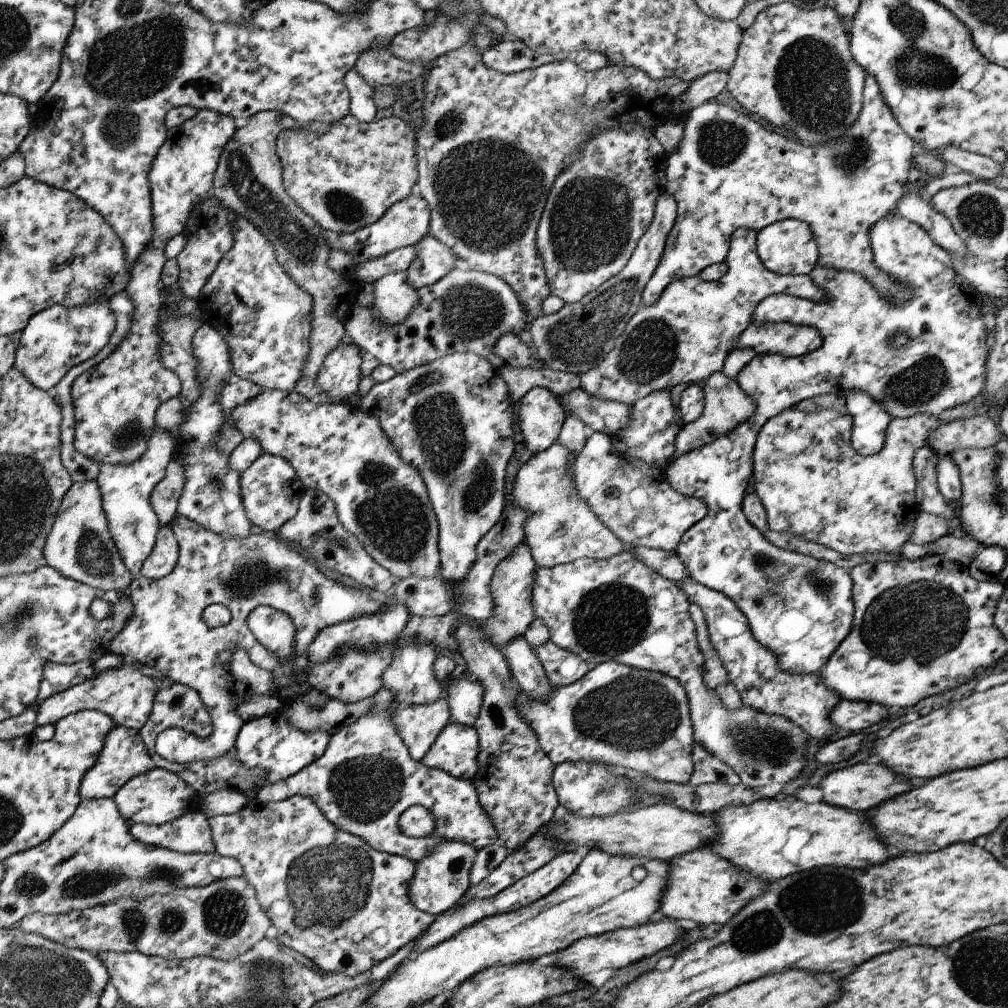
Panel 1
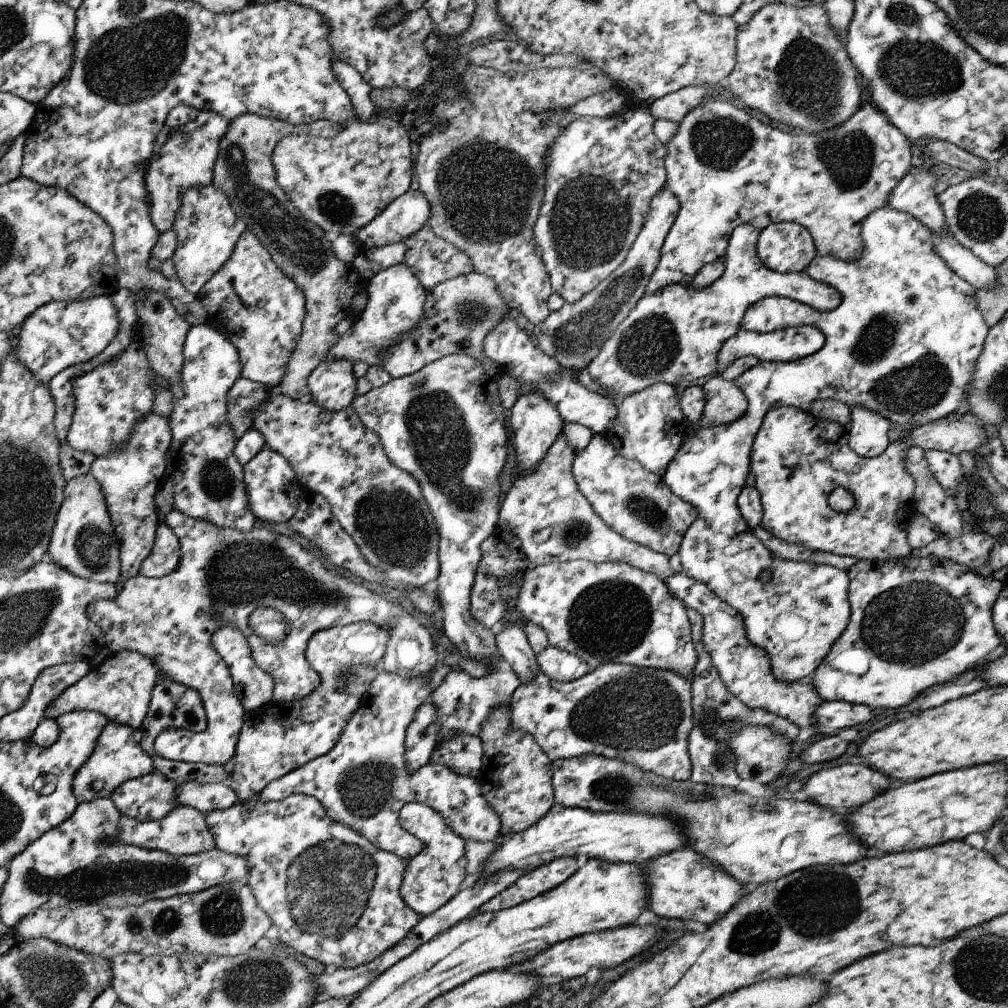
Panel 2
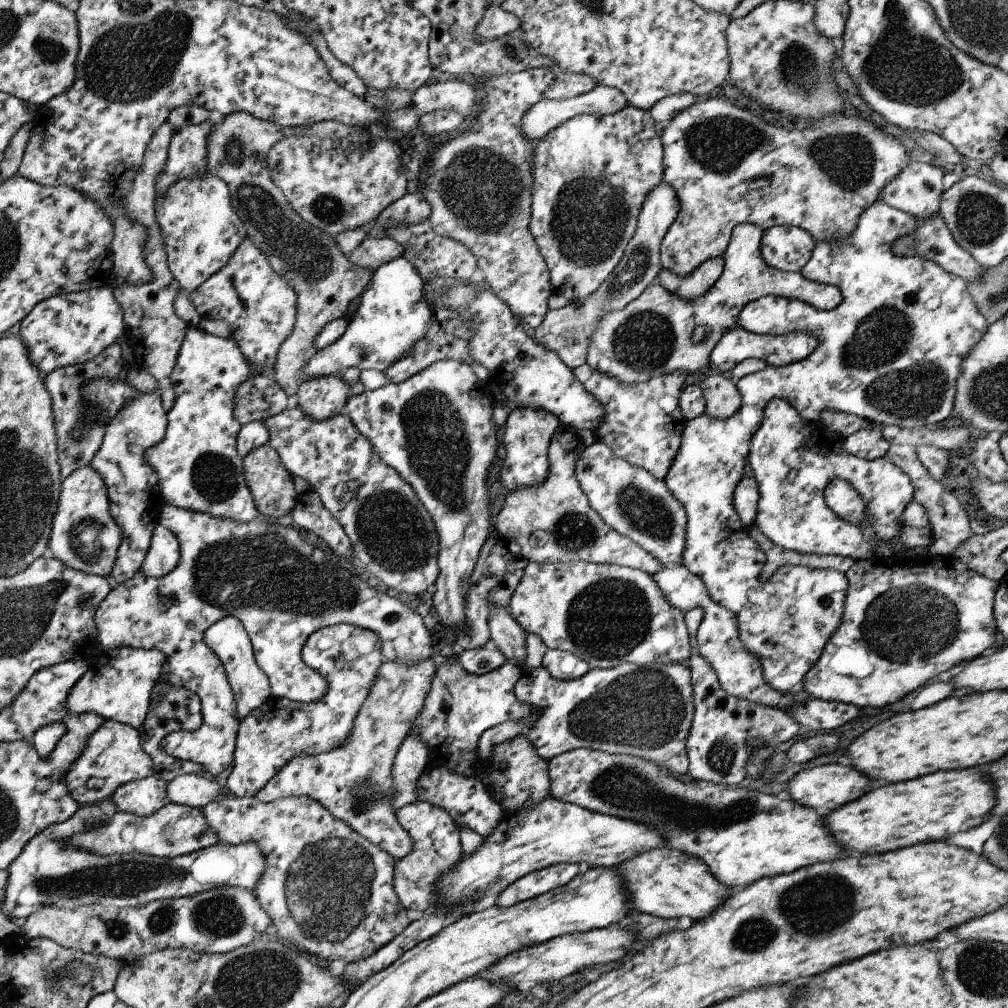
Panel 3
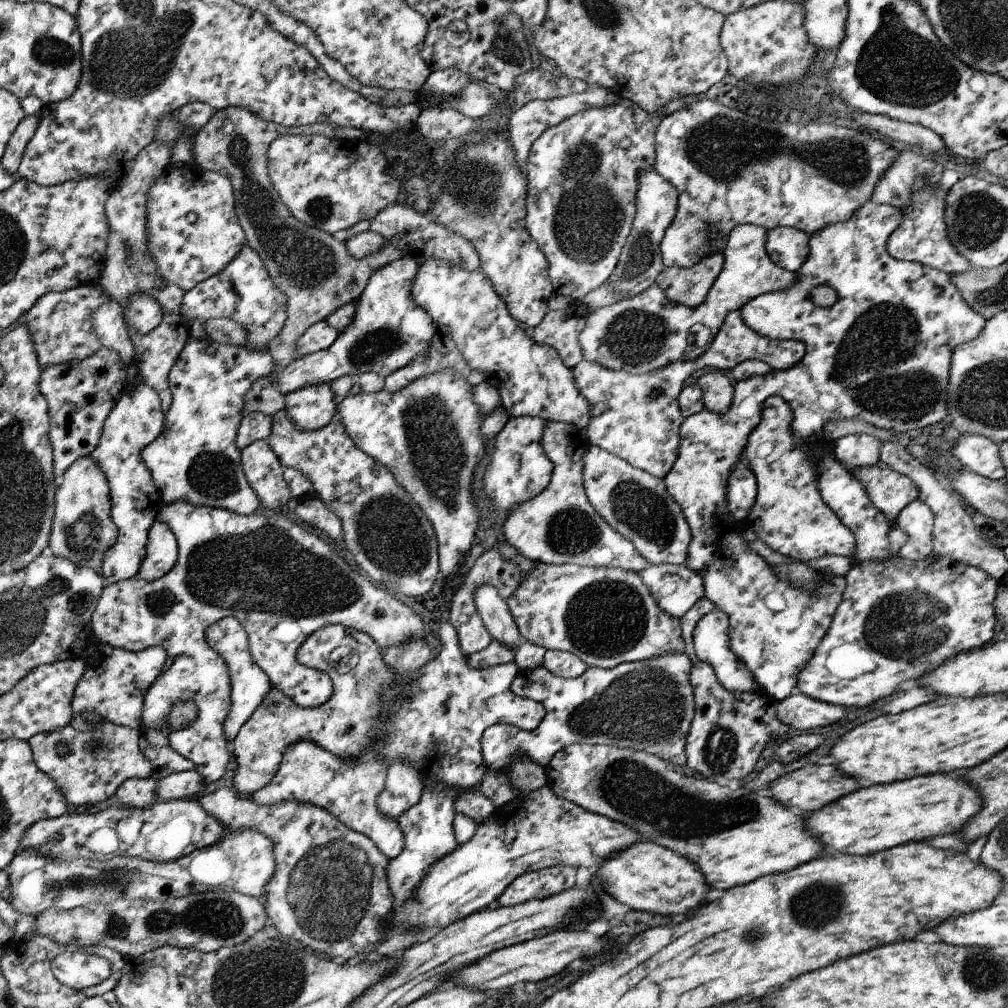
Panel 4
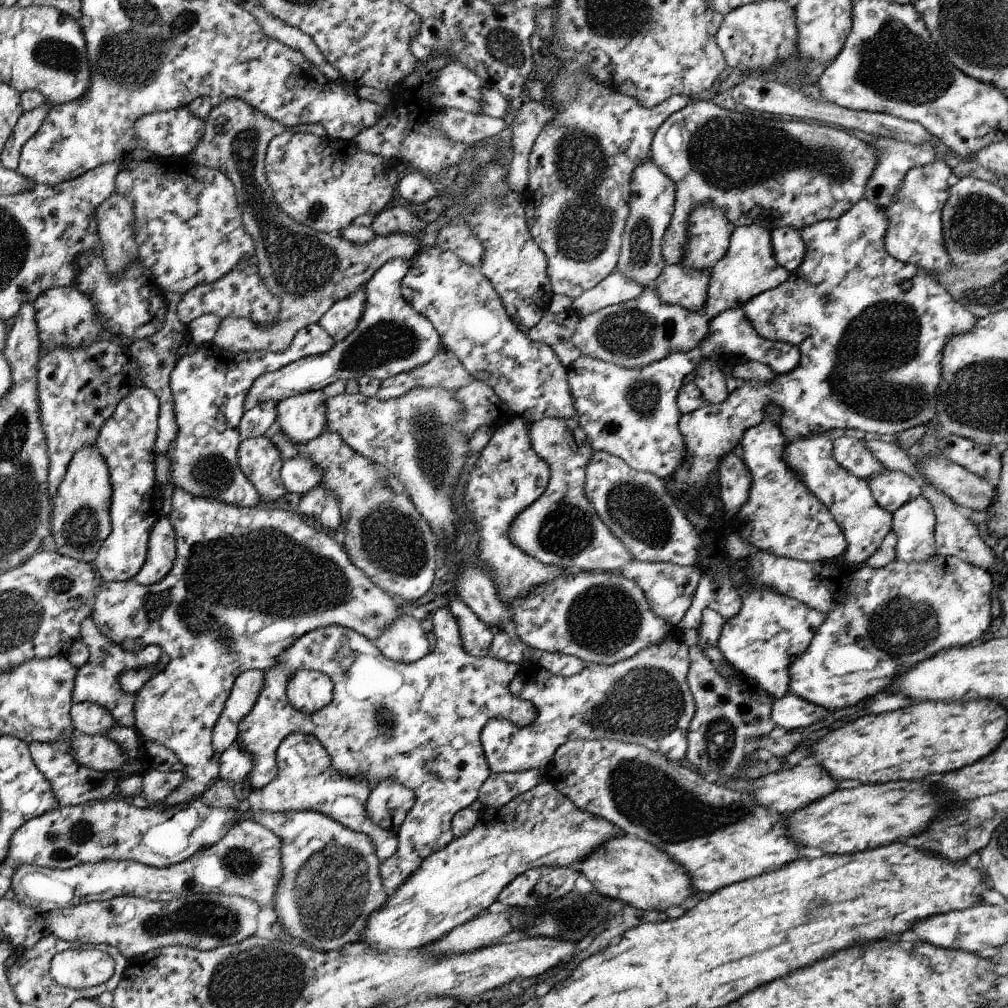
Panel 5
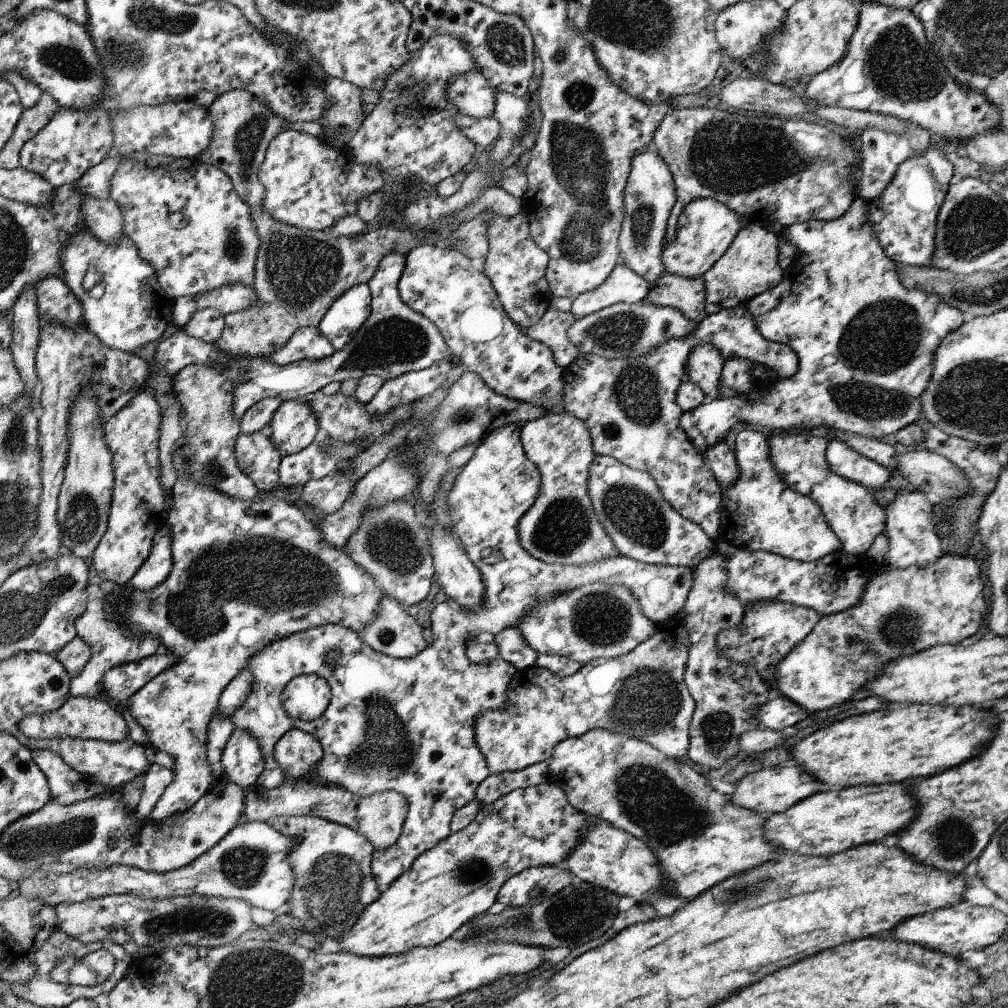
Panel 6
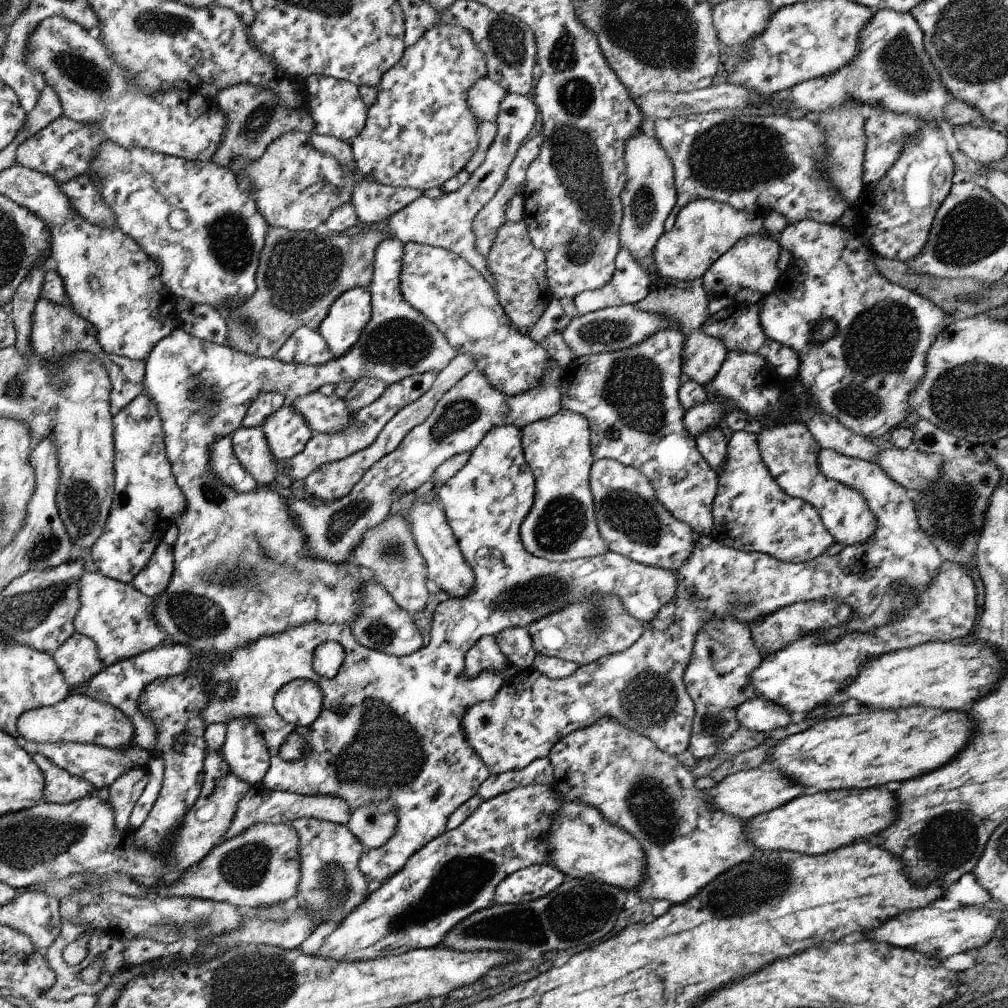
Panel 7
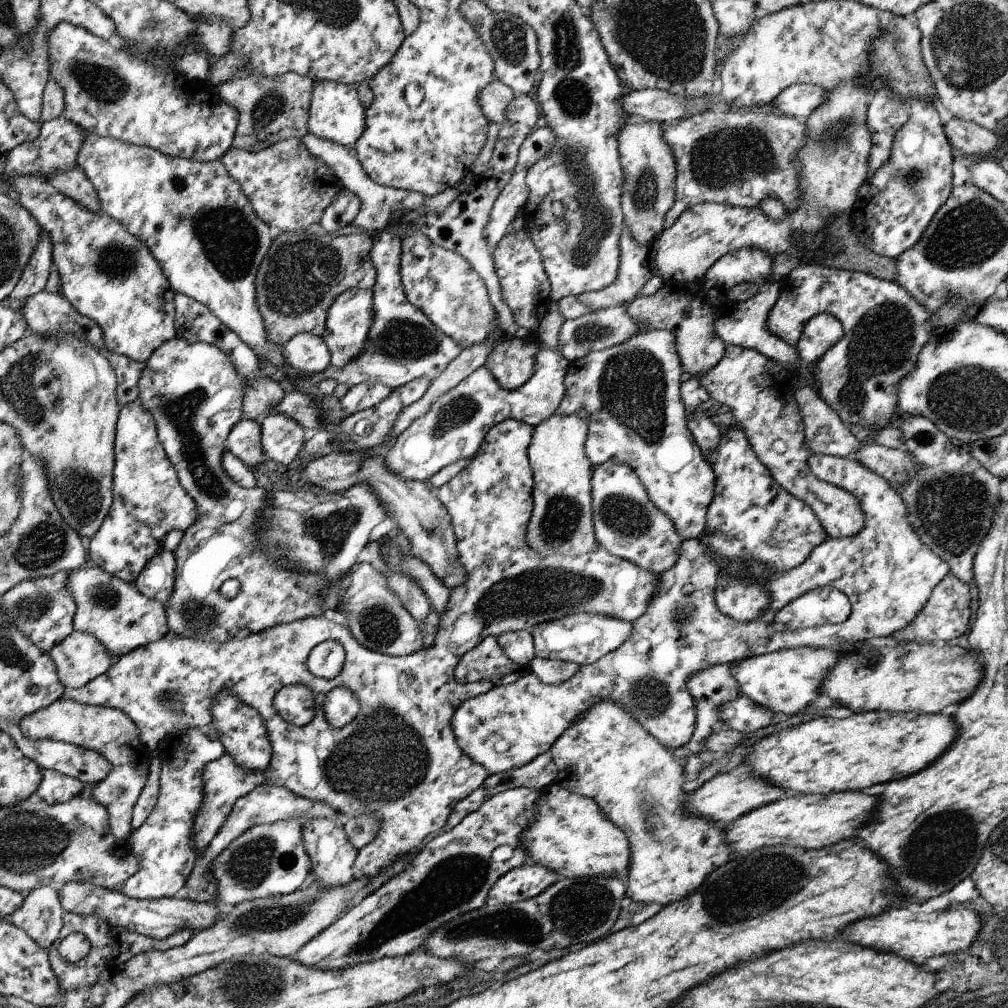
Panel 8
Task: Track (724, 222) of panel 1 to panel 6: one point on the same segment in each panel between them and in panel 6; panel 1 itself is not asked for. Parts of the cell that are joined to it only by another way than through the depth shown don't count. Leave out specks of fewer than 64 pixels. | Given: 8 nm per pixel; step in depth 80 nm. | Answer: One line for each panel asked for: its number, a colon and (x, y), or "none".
2: (726, 168)
3: (726, 166)
4: (728, 169)
5: (775, 174)
6: (769, 170)

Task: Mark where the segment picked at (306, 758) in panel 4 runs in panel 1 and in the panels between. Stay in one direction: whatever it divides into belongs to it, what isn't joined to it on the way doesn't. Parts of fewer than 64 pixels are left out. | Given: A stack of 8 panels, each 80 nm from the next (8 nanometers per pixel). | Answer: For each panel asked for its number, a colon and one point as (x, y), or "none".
1: (364, 782)
2: (361, 782)
3: (355, 783)

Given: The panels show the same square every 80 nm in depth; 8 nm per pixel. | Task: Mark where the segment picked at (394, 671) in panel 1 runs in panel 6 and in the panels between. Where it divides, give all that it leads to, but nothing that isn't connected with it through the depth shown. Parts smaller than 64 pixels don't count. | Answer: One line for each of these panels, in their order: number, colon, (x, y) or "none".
2: (223, 575)
3: (282, 589)
4: (281, 583)
5: (261, 575)
6: (245, 574)

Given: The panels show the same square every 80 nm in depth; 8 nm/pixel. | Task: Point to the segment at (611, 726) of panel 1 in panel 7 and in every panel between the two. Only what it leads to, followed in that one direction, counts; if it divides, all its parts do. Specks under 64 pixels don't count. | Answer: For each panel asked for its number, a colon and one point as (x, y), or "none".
2: (643, 717)
3: (645, 711)
4: (647, 706)
5: (644, 700)
6: (641, 694)
7: (641, 687)

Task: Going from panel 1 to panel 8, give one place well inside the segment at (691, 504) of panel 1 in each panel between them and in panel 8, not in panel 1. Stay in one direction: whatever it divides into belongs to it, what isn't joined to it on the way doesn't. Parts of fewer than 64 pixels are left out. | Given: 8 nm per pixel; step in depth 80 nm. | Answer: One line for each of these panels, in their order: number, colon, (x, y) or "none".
2: (636, 504)
3: (628, 499)
4: (636, 504)
5: (639, 510)
6: (643, 526)
7: (632, 523)
8: (627, 524)

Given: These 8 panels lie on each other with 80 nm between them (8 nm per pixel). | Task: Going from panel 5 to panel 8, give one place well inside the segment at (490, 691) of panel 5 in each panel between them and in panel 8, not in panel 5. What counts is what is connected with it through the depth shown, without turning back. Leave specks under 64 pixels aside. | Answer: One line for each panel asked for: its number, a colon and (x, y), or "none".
6: (407, 725)
7: (399, 737)
8: (397, 760)

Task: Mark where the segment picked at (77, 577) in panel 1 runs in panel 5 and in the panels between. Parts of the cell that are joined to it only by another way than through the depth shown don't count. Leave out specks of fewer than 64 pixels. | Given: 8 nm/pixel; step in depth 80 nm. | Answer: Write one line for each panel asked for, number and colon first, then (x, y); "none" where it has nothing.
2: (84, 543)
3: (85, 537)
4: (83, 531)
5: (80, 522)

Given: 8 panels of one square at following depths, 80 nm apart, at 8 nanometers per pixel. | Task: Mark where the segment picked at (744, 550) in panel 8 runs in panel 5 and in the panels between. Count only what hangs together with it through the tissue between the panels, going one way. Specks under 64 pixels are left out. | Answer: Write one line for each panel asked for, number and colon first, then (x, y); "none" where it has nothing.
5: (783, 518)
6: (778, 520)
7: (750, 512)

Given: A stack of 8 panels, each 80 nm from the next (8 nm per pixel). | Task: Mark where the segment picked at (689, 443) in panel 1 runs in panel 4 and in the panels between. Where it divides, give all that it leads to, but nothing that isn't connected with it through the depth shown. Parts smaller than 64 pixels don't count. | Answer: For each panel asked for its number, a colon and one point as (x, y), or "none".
2: (724, 402)
3: (721, 399)
4: (717, 393)

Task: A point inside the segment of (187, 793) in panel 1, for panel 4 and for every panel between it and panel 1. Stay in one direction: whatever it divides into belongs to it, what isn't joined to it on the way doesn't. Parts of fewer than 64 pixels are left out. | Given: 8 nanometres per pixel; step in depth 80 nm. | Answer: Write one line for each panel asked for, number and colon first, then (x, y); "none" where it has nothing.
2: (149, 798)
3: (142, 797)
4: (136, 793)

